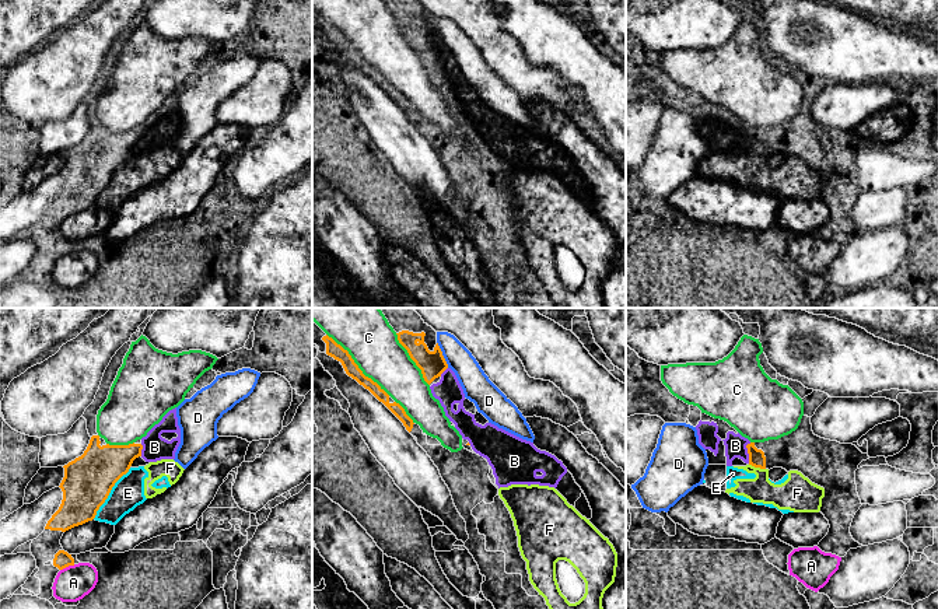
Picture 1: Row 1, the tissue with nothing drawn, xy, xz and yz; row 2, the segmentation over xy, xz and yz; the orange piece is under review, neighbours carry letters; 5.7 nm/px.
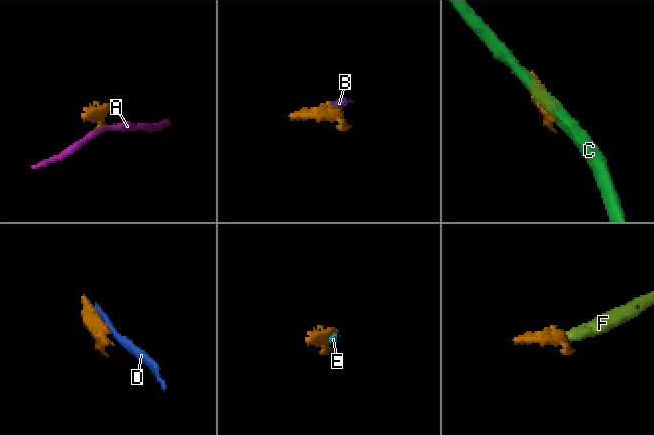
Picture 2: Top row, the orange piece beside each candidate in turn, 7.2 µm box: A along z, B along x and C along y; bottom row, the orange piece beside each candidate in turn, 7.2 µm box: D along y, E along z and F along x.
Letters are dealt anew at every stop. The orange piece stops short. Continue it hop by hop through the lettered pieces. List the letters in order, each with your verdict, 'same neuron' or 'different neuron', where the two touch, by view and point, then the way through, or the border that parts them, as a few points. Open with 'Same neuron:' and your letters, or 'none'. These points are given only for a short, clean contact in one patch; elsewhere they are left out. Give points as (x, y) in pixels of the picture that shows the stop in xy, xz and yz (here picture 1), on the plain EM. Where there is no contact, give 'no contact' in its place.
Same neuron: B
A: different neuron | xy (67, 252)
B: same neuron | yz (748, 139) | across yz (756, 143), (748, 139), (735, 132)
C: different neuron | xz (357, 52)
D: different neuron | xz (441, 41) | along xz (437, 28), (448, 53)
E: different neuron | xy (109, 178) | along xy (130, 154), (115, 170), (93, 205)
F: different neuron | yz (758, 153) | along yz (749, 150), (765, 156)

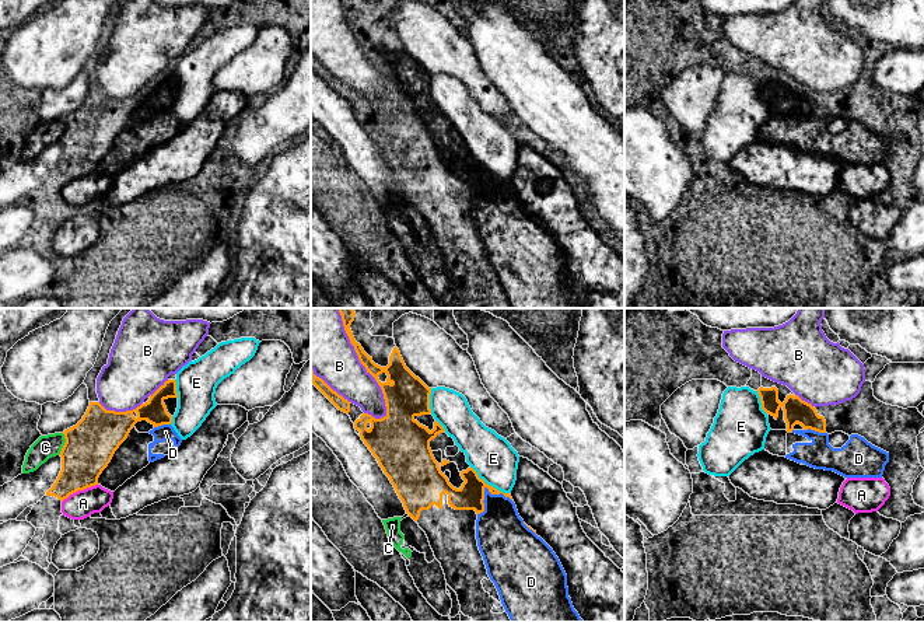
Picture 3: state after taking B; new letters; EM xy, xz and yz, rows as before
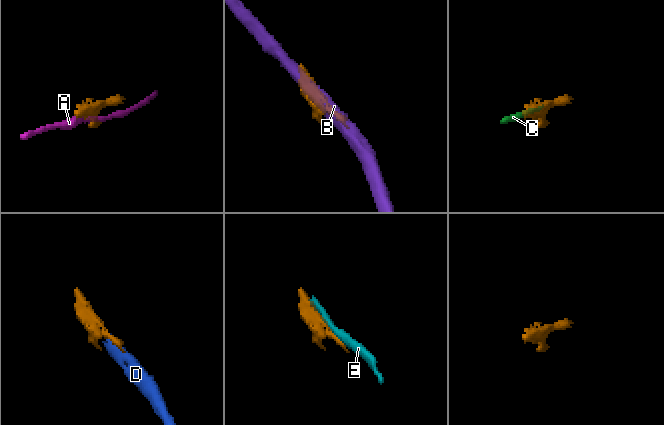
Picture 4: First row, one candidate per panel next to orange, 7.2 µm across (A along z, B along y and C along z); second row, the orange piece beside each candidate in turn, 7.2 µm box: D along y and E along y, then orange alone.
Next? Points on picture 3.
Same neuron: none
A: different neuron | xy (79, 175)
B: different neuron | xz (364, 52)
C: different neuron | xy (65, 130)
D: different neuron | xz (483, 175)
E: different neuron | xz (489, 171)

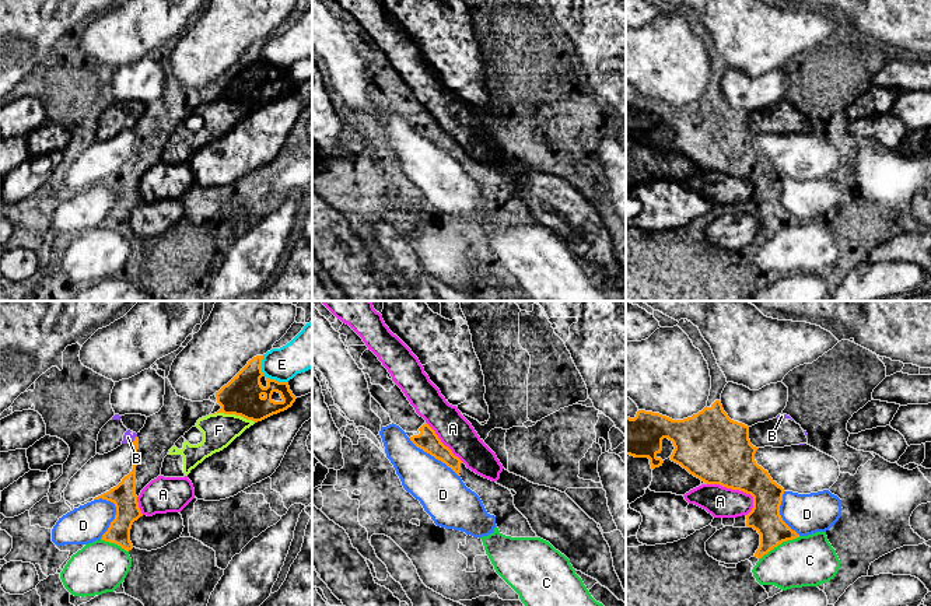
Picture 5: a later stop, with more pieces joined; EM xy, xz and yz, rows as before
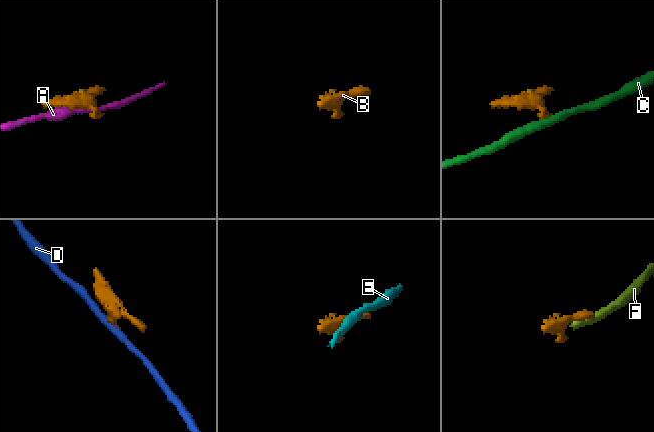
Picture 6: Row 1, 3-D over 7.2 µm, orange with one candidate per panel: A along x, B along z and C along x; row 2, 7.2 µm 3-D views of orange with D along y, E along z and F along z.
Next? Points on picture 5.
Same neuron: none
A: different neuron | yz (737, 175)
B: different neuron | xy (135, 126) | along xy (136, 122), (132, 129)
C: different neuron | yz (779, 230)
D: different neuron | xy (115, 202)
E: different neuron | xy (266, 63)
F: different neuron | xy (235, 101)

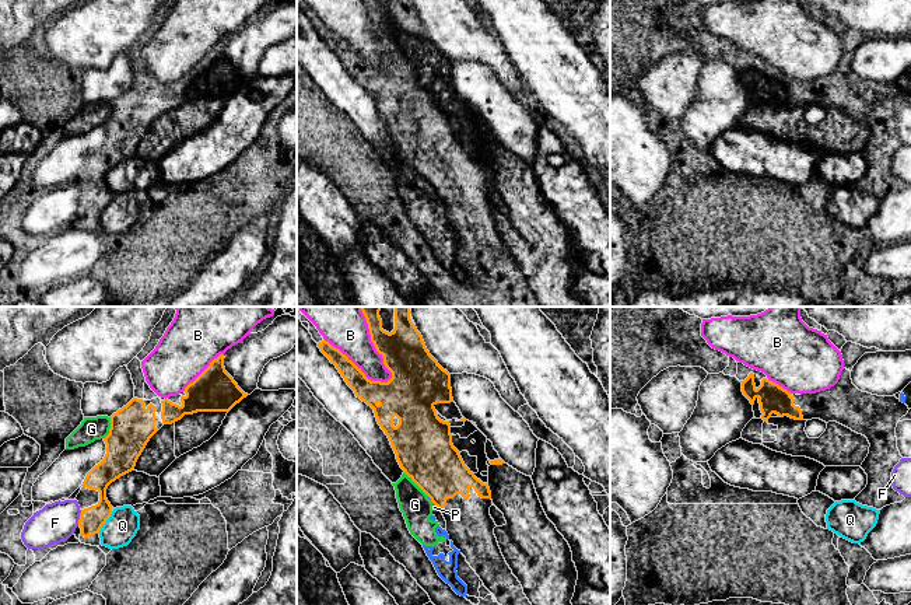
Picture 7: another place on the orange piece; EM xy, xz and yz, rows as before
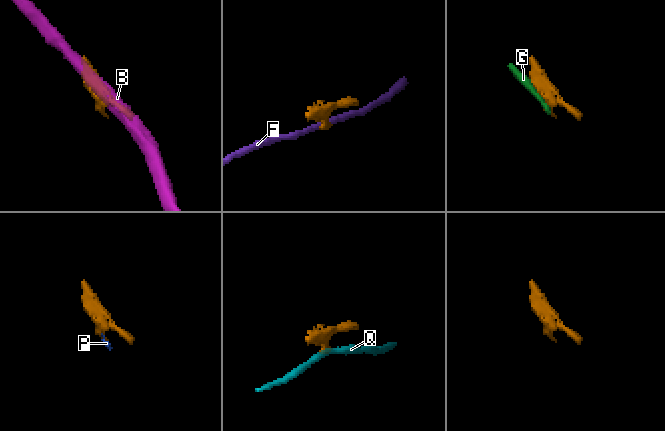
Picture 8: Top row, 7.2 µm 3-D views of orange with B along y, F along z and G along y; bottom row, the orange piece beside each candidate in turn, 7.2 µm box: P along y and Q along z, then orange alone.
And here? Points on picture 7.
Same neuron: none
B: different neuron | xz (358, 55)
F: different neuron | xy (80, 205)
G: different neuron | xz (416, 170)
P: different neuron | xz (435, 191) | along xz (434, 189), (438, 195)
Q: different neuron | xy (105, 207)

